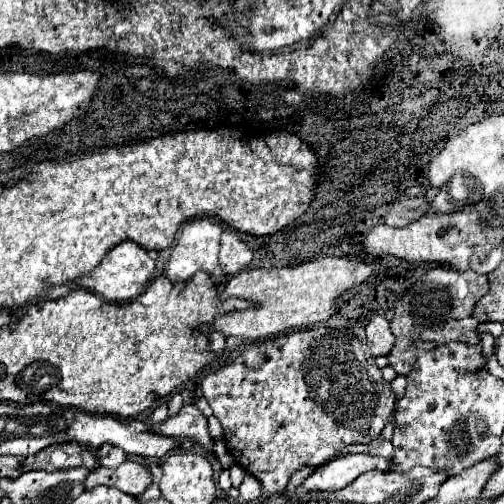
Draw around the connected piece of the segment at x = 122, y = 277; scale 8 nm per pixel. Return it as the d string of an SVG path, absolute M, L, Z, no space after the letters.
M121 241L105 255L105 259L91 275L81 277L75 283L83 289L99 293L109 303L123 305L137 299L147 289L147 285L151 285L153 279L155 279L155 261L149 257L149 253L143 247L135 245L133 241Z

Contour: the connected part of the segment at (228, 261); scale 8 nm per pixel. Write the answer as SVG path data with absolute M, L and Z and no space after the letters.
M231 229L223 231L219 263L221 263L223 275L227 275L227 277L249 269L253 263L253 253L247 249L247 245Z

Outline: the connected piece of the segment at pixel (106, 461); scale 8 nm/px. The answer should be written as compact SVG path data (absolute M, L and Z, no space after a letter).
M113 447L105 457L99 457L101 467L113 467L113 469L123 465L125 461L127 461L127 453L123 449L119 449L119 447Z

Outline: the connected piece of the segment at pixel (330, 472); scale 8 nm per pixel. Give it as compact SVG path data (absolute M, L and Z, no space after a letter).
M345 455L335 461L331 461L327 467L315 471L305 483L303 491L339 491L353 483L361 473L379 469L387 471L391 465L391 459L385 457L373 457L373 455Z

